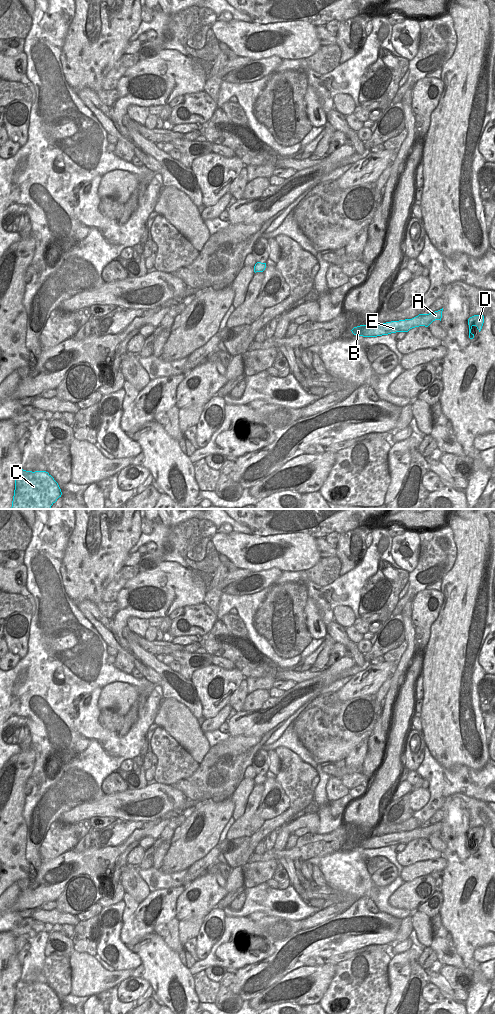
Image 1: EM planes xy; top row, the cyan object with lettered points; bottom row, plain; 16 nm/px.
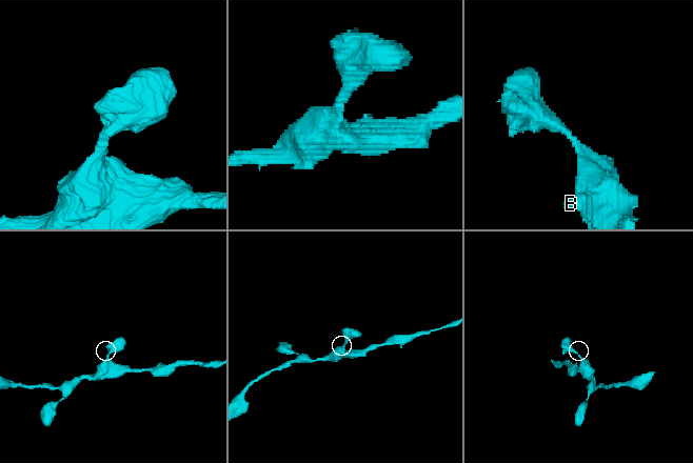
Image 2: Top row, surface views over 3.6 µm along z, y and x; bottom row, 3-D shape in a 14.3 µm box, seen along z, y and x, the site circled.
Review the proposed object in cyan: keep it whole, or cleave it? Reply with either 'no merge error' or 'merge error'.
no merge error

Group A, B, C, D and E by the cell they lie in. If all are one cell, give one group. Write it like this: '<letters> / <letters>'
A B C D E

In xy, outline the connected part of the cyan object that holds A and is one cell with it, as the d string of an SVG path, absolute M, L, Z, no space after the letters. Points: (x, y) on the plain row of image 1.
M443 820L429 826L419 826L412 831L391 833L382 836L360 837L354 839L351 843L354 847L363 849L377 849L396 844L408 844L415 839L428 839L435 832L441 833L442 823Z

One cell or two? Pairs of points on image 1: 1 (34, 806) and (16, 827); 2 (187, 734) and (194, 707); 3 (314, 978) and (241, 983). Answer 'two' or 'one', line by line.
1: two
2: two
3: two

